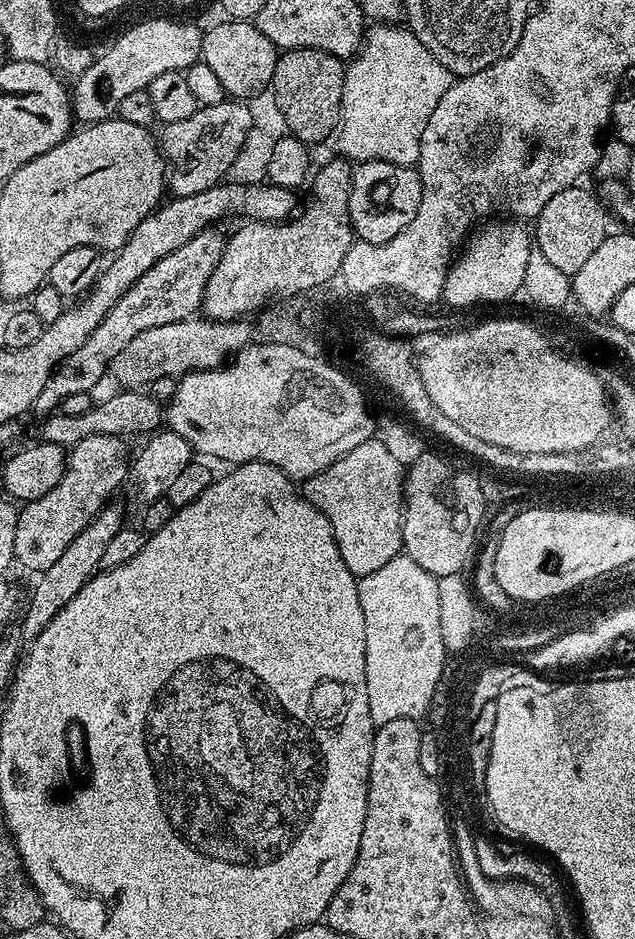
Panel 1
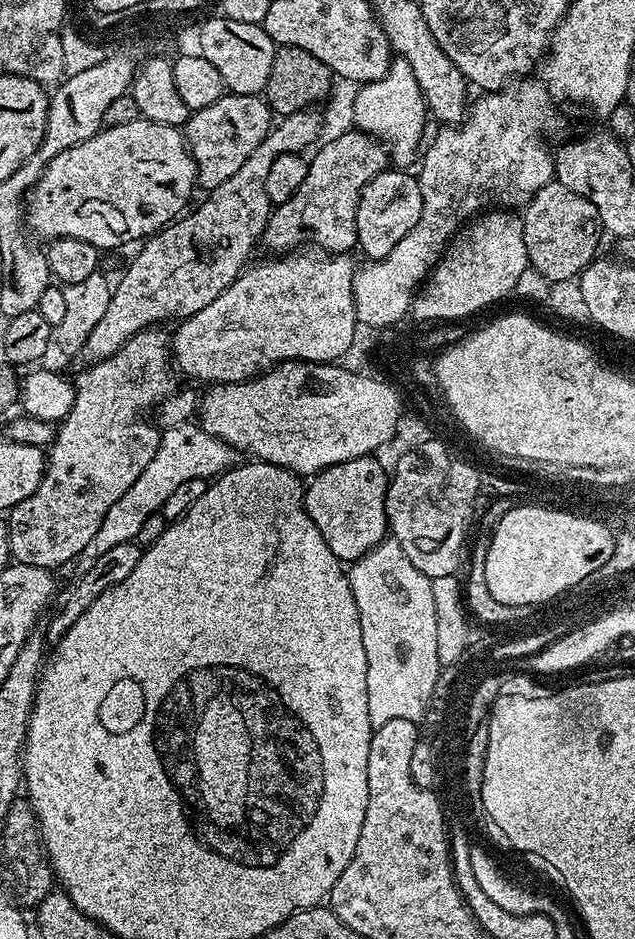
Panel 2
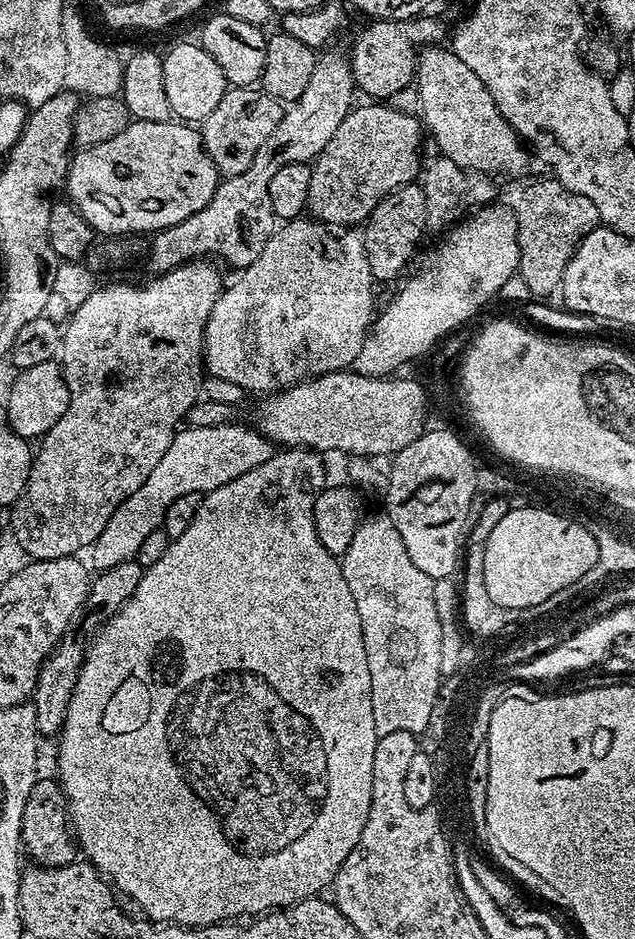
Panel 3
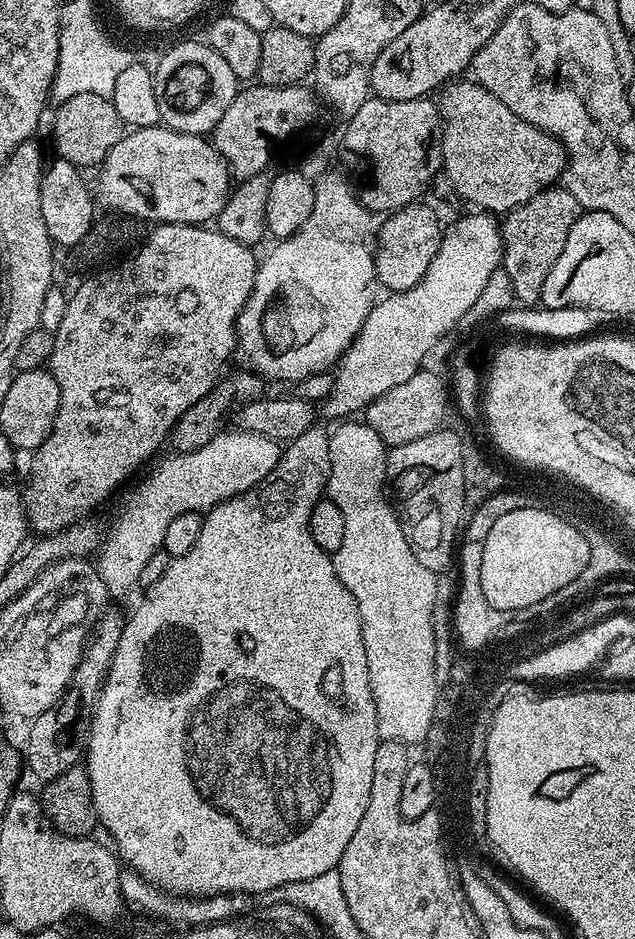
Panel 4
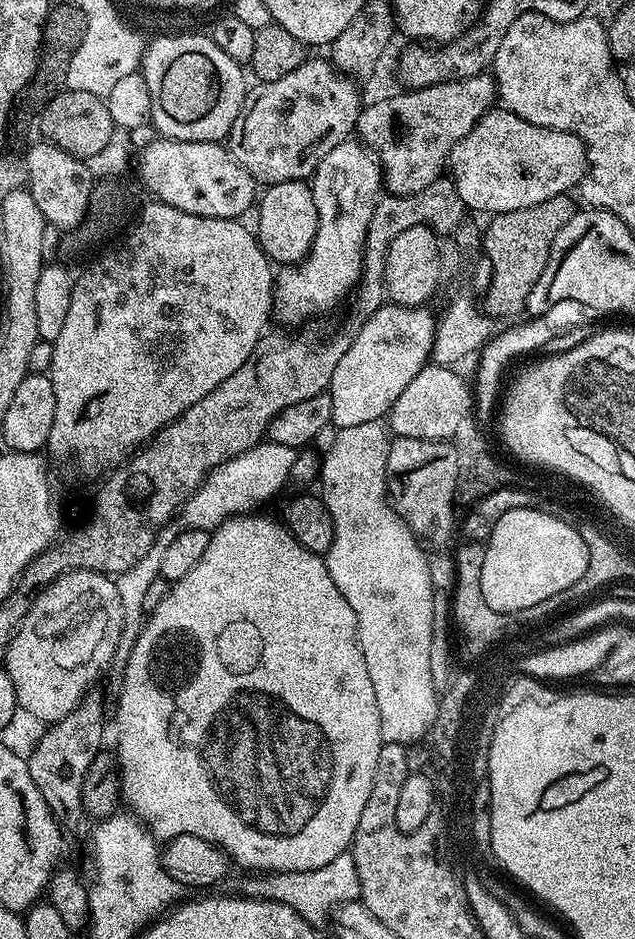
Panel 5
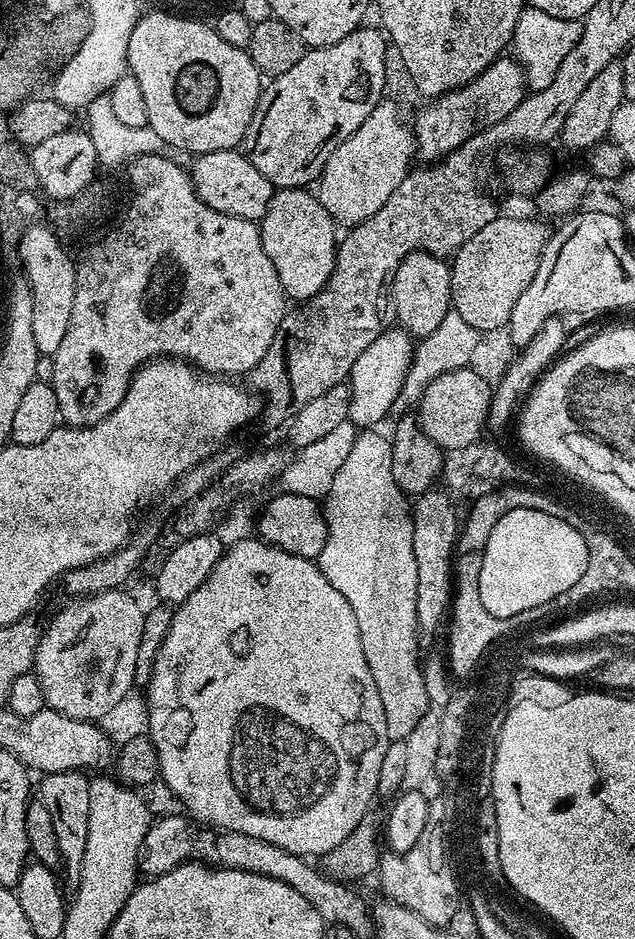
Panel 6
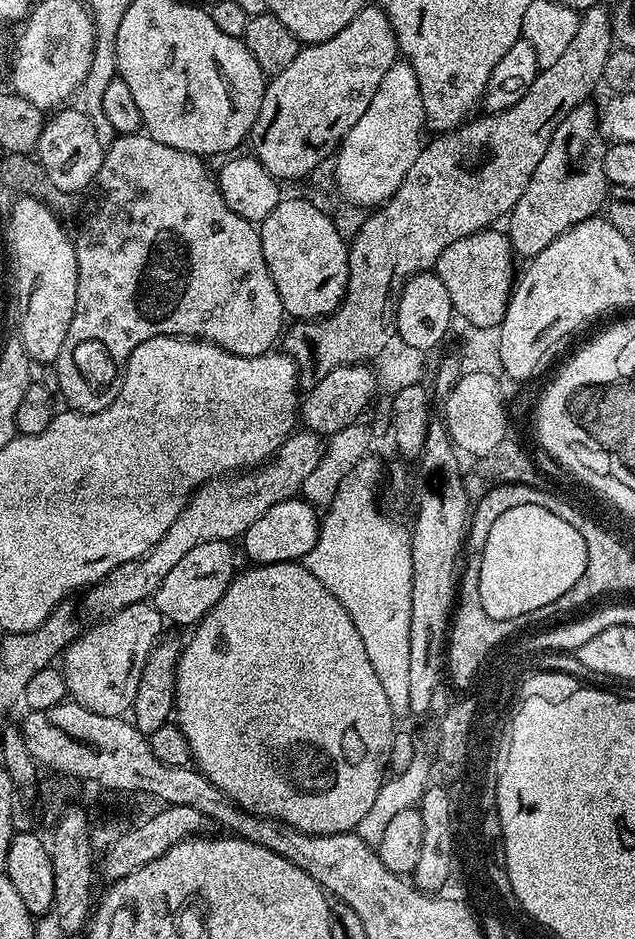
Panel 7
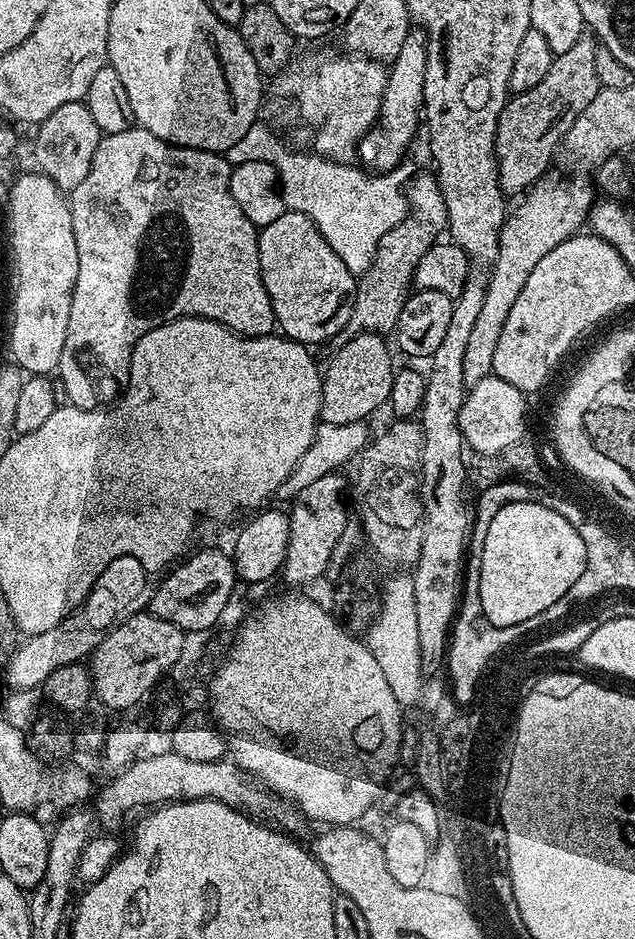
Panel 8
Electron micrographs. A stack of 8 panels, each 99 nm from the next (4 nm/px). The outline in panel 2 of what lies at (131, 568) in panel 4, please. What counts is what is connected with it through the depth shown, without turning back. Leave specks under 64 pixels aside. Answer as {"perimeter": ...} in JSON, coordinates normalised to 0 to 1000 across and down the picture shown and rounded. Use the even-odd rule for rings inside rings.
{"perimeter":[[[298,449],[287,454],[274,454],[254,459],[249,481],[236,491],[236,496],[224,501],[217,513],[173,539],[167,552],[161,552],[161,560],[154,560],[154,569],[148,569],[145,584],[153,589],[178,585],[180,581],[192,581],[192,577],[209,577],[214,570],[233,558],[239,548],[250,546],[258,540],[261,530],[268,530],[269,524],[277,519],[287,518],[287,513],[299,513],[299,509],[318,509],[328,511],[346,506],[348,503],[367,497],[373,493],[375,482],[361,473],[351,473],[337,462],[324,462],[313,450]]]}

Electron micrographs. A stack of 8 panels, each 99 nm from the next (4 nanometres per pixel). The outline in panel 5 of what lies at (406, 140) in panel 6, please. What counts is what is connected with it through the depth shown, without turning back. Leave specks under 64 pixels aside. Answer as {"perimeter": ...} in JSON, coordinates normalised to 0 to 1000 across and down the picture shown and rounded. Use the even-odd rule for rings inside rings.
{"perimeter":[[[561,147],[542,149],[520,164],[501,173],[498,183],[488,190],[488,199],[494,207],[494,219],[501,219],[501,245],[485,272],[465,283],[454,283],[431,298],[431,337],[447,347],[472,345],[490,337],[504,337],[509,332],[523,332],[535,323],[556,314],[557,308],[573,293],[573,259],[576,245],[583,241],[583,228],[589,228],[592,214],[602,208],[602,180],[592,163],[578,153]]]}

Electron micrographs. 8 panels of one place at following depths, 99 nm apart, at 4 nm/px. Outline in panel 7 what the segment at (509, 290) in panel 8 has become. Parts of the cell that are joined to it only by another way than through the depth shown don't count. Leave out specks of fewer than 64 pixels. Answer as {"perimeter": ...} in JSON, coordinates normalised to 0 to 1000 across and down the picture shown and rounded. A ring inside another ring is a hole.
{"perimeter":[[[932,109],[904,113],[904,117],[879,130],[879,138],[872,138],[860,164],[854,164],[854,173],[847,173],[828,202],[822,202],[822,211],[816,211],[797,231],[797,250],[814,274],[846,273],[872,258],[872,253],[910,236],[928,234],[953,220],[961,203],[950,183],[953,161],[954,150],[945,143],[942,115]]]}

